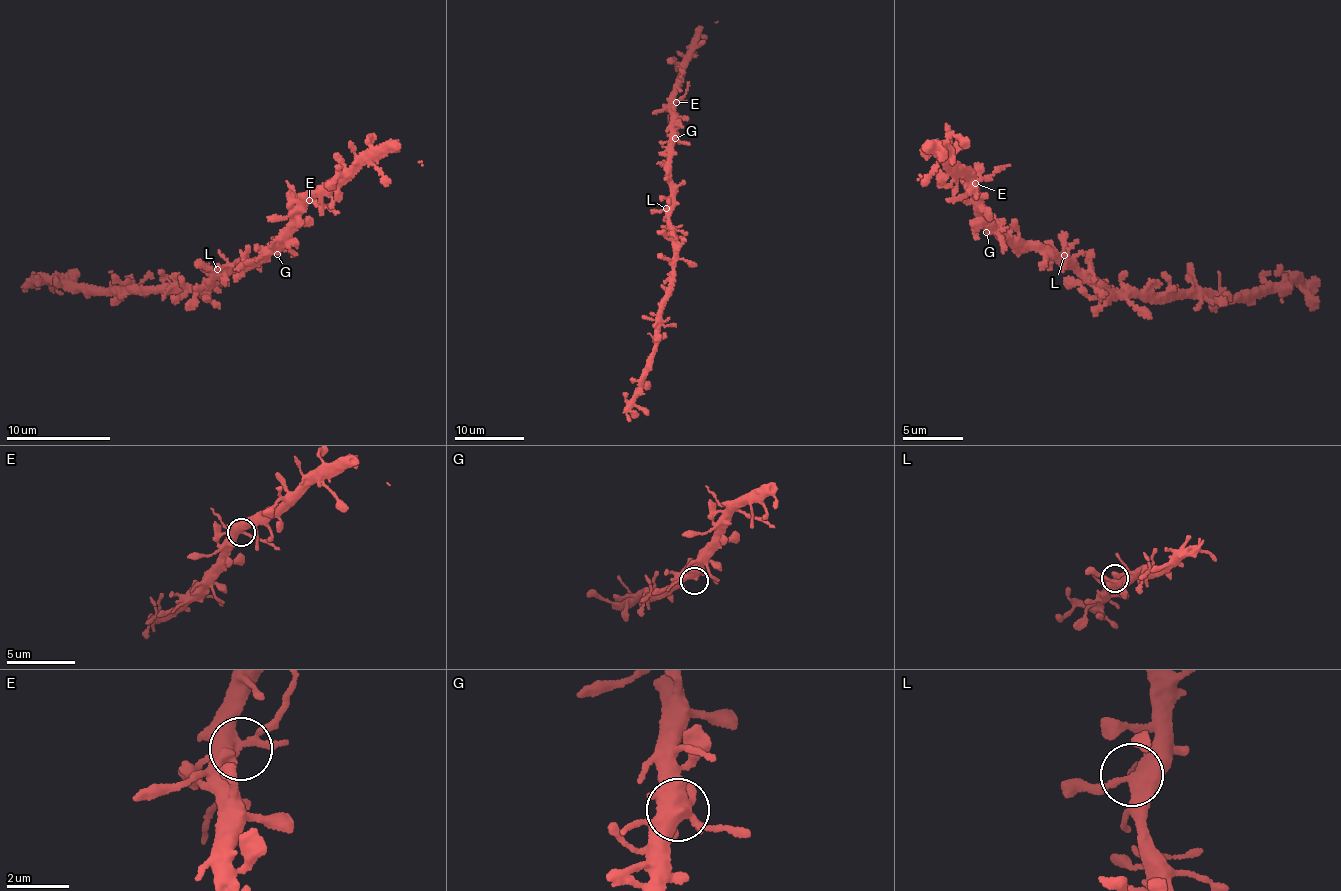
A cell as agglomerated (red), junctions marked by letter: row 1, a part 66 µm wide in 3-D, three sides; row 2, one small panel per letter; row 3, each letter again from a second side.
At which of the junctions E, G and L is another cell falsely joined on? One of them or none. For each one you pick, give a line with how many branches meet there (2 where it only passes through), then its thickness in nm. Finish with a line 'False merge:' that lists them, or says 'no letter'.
E: 6 | 360 nm
False merge: E

